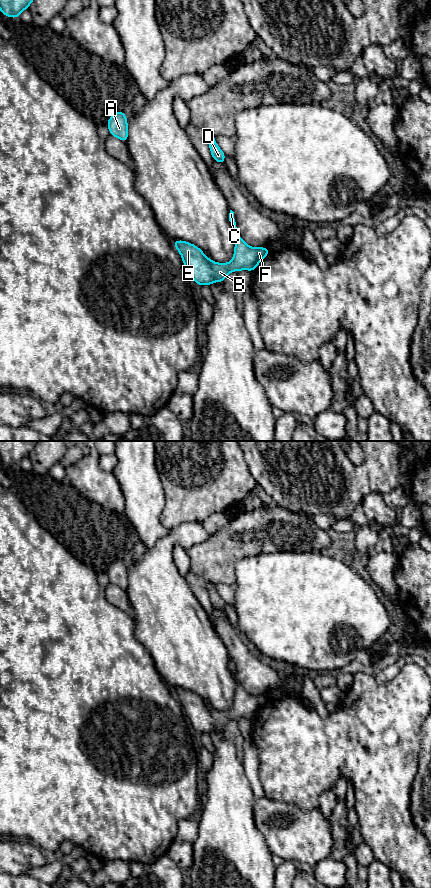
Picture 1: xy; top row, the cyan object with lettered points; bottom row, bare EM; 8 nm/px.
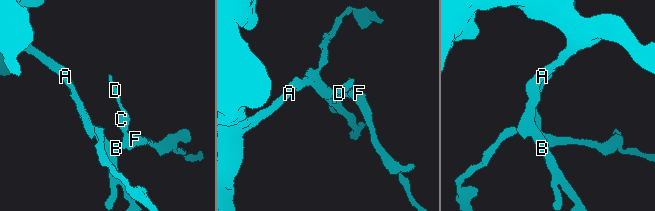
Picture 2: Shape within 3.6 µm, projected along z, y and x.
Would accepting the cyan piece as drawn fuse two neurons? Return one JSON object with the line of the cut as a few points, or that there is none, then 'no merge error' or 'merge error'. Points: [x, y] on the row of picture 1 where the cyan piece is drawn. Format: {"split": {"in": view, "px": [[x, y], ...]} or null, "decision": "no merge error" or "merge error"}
{"split": null, "decision": "no merge error"}

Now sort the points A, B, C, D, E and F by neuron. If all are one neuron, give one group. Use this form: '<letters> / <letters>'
A B C D E F

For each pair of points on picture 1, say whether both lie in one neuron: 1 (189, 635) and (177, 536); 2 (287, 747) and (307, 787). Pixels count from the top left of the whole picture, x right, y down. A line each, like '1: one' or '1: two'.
1: one
2: one

